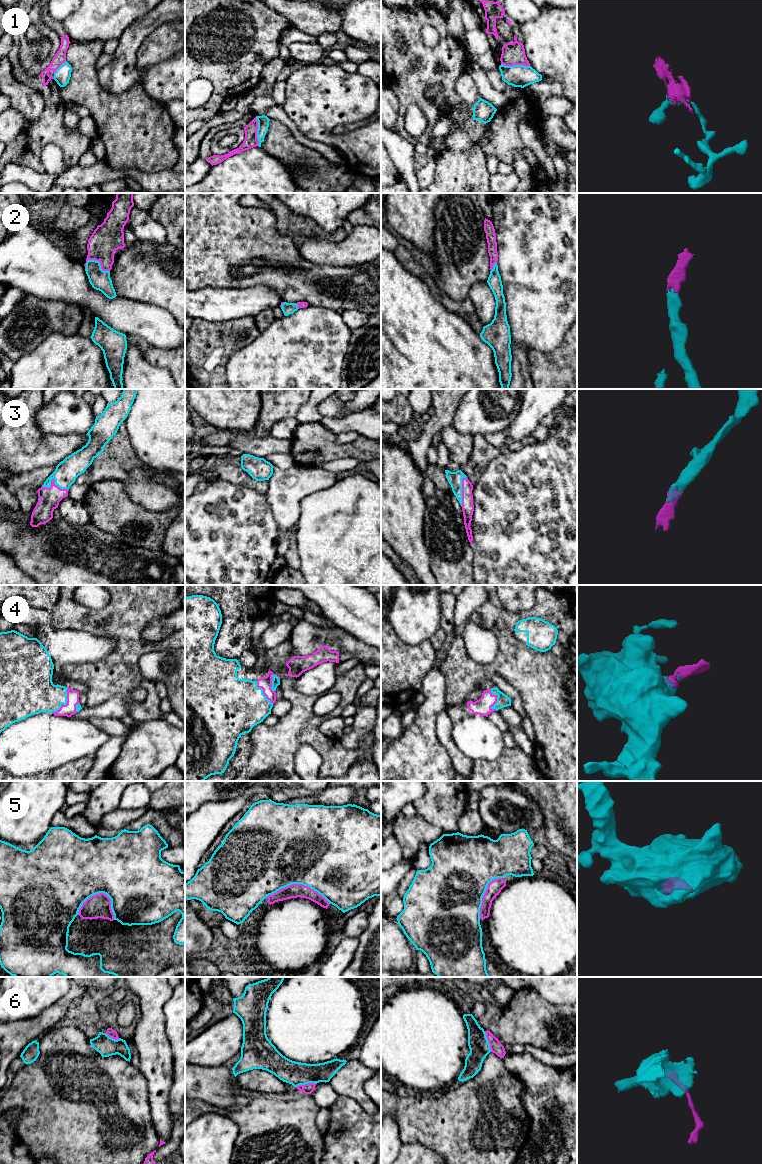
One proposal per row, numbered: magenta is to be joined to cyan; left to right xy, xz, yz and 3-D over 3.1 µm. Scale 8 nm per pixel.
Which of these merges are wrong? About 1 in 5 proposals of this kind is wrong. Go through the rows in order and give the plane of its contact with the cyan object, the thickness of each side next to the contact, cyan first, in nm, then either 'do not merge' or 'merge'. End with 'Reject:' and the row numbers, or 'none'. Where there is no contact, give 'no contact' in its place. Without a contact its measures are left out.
1: meets cyan in xz; 100 nm thick on the cyan side, 100 nm on the other; do not merge
2: meets cyan in xy; 160 nm thick on the cyan side, 240 nm on the other; merge
3: meets cyan in xy; 190 nm thick on the cyan side, 160 nm on the other; merge
4: meets cyan in xy; 320 nm thick on the cyan side, 100 nm on the other; merge
5: meets cyan in xz; 500 nm thick on the cyan side, 110 nm on the other; do not merge
6: meets cyan in yz; 160 nm thick on the cyan side, 100 nm on the other; merge
Reject: 1, 5

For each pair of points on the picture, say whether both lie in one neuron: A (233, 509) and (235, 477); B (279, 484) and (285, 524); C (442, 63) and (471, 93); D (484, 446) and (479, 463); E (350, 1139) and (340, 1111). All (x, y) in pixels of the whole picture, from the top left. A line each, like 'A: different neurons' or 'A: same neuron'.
A: different neurons
B: same neuron
C: different neurons
D: same neuron
E: same neuron

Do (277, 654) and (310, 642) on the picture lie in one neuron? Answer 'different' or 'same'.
different

